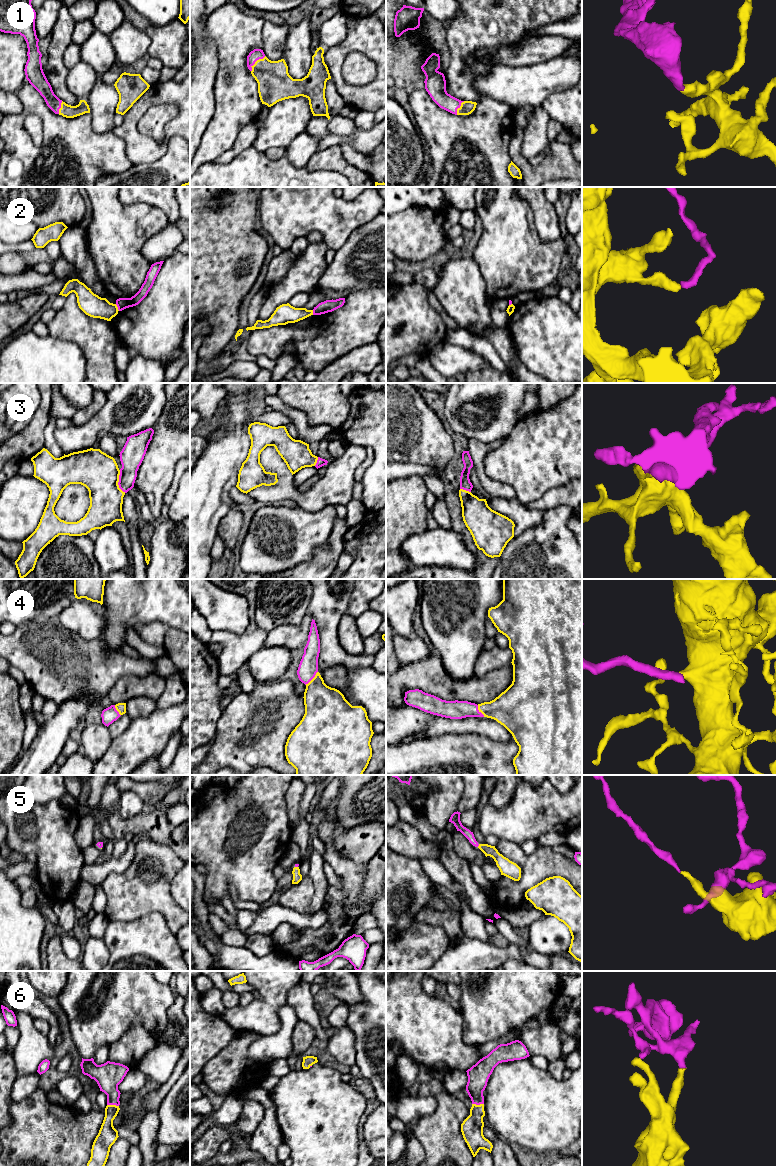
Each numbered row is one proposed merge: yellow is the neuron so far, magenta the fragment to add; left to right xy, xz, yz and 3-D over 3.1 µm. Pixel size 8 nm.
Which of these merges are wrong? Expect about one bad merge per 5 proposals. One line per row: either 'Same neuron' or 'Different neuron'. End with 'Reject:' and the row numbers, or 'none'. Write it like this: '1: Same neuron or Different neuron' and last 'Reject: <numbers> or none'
1: Same neuron
2: Different neuron
3: Same neuron
4: Same neuron
5: Same neuron
6: Same neuron
Reject: 2

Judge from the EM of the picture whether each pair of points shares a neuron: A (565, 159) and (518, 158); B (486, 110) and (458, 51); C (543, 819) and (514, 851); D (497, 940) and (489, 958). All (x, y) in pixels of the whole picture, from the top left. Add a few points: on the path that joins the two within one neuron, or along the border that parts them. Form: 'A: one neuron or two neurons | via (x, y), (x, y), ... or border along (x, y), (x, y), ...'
A: one neuron | via (553, 167), (547, 170), (530, 170)
B: two neurons | border along (483, 98), (477, 103)
C: two neurons | border along (498, 838), (506, 838), (519, 844)
D: two neurons | border along (488, 941), (499, 947), (505, 947), (509, 943)

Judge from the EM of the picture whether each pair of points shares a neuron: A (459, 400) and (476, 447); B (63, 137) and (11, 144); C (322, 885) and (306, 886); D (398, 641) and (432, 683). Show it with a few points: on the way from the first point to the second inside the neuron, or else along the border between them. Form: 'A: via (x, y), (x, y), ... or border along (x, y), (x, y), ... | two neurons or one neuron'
A: border along (497, 438), (491, 442), (468, 439) | two neurons
B: via (50, 150), (24, 151) | one neuron
C: border along (307, 876), (314, 889), (308, 908) | two neurons
D: border along (430, 654), (422, 659), (400, 664) | two neurons

